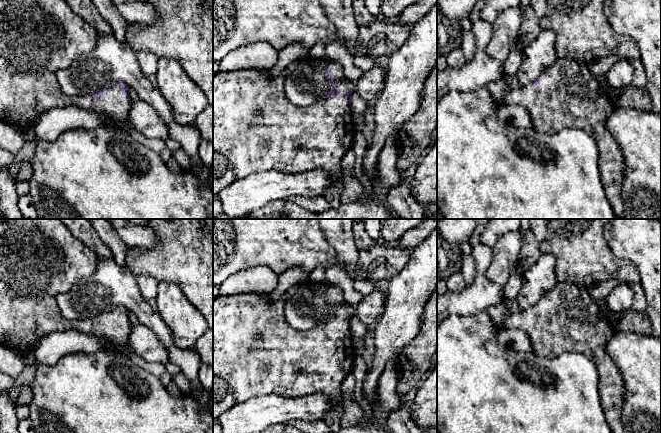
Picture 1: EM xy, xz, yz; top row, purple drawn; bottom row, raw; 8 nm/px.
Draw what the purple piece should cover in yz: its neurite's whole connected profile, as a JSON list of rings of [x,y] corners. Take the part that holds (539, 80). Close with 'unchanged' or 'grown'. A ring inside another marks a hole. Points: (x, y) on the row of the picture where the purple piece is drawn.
[[[557,59],[537,80],[527,86],[521,86],[516,76],[504,78],[507,93],[503,103],[521,105],[527,109],[532,120],[532,127],[538,134],[553,135],[564,128],[585,131],[596,142],[599,150],[600,177],[608,201],[618,219],[622,219],[624,202],[621,192],[624,183],[624,156],[613,135],[606,127],[608,116],[617,108],[636,108],[652,111],[652,102],[645,88],[631,85],[623,89],[614,89],[607,84],[605,77],[594,75],[588,64],[572,59]]]; grown

